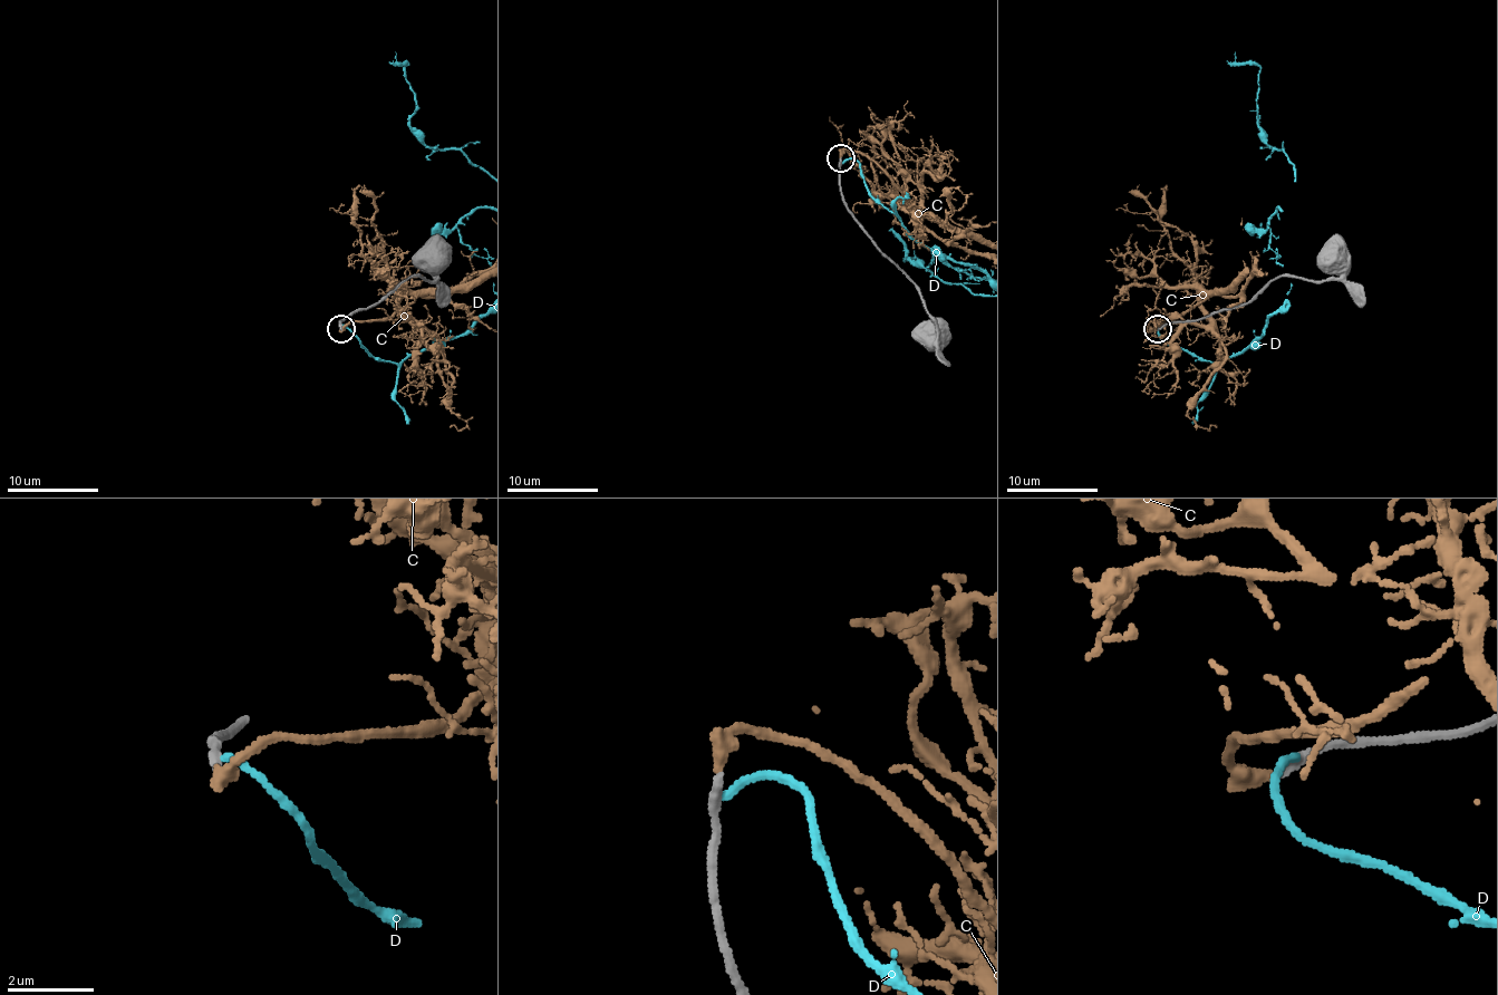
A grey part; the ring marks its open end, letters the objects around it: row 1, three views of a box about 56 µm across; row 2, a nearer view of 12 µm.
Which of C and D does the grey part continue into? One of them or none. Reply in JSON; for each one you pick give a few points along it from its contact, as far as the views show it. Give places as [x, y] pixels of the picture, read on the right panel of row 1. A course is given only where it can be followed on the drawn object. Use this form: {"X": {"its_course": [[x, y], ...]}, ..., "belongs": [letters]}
{"belongs": ["C"]}

